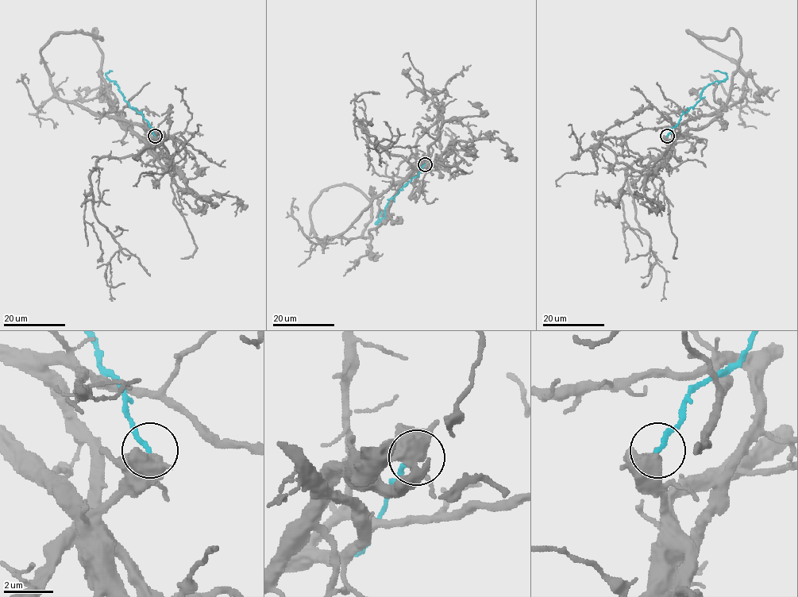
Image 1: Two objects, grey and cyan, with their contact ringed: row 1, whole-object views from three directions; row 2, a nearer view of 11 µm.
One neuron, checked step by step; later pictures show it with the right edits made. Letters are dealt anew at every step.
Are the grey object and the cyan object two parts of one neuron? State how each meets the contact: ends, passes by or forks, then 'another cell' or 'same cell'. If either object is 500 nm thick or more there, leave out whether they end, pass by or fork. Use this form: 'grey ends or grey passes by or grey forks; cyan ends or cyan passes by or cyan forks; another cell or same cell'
another cell

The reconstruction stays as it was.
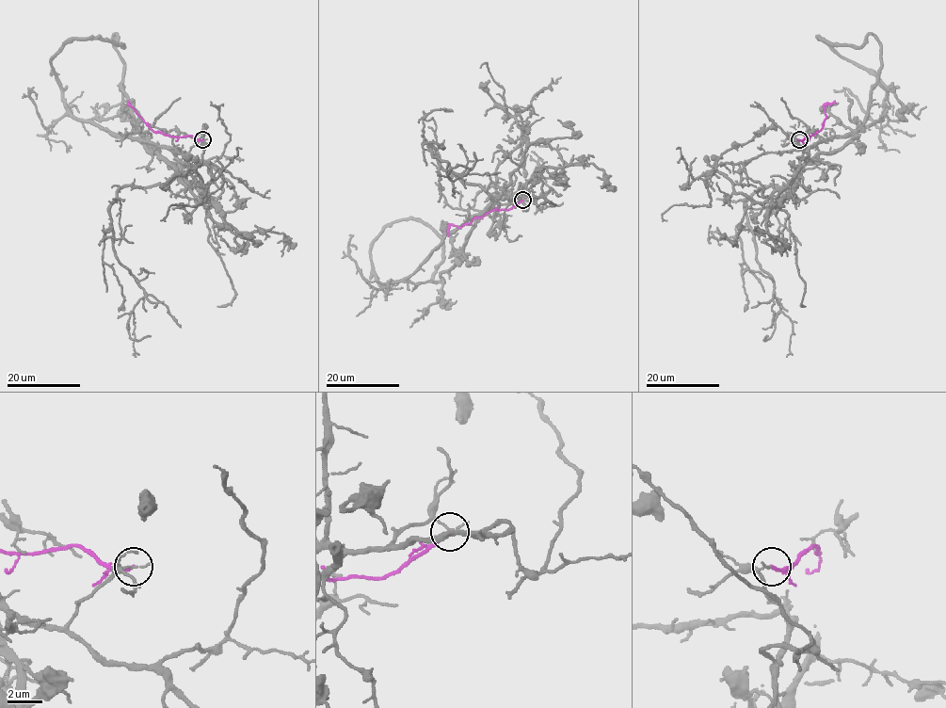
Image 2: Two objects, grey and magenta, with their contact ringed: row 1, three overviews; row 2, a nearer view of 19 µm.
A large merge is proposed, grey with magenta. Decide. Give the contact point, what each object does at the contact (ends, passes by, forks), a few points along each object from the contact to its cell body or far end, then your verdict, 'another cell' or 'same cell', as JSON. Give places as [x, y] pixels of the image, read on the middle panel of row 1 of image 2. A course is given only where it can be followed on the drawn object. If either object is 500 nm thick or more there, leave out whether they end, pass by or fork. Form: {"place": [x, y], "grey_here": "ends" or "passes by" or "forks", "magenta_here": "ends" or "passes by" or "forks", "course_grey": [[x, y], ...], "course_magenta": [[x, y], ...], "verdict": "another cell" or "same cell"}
{"place": [522, 200], "grey_here": "ends", "magenta_here": "ends", "course_grey": [[521, 200], [492, 209], [497, 202], [444, 169], [429, 146], [465, 175], [456, 187]], "course_magenta": [[521, 200], [509, 209], [492, 210], [461, 227], [450, 224], [449, 236]], "verdict": "another cell"}

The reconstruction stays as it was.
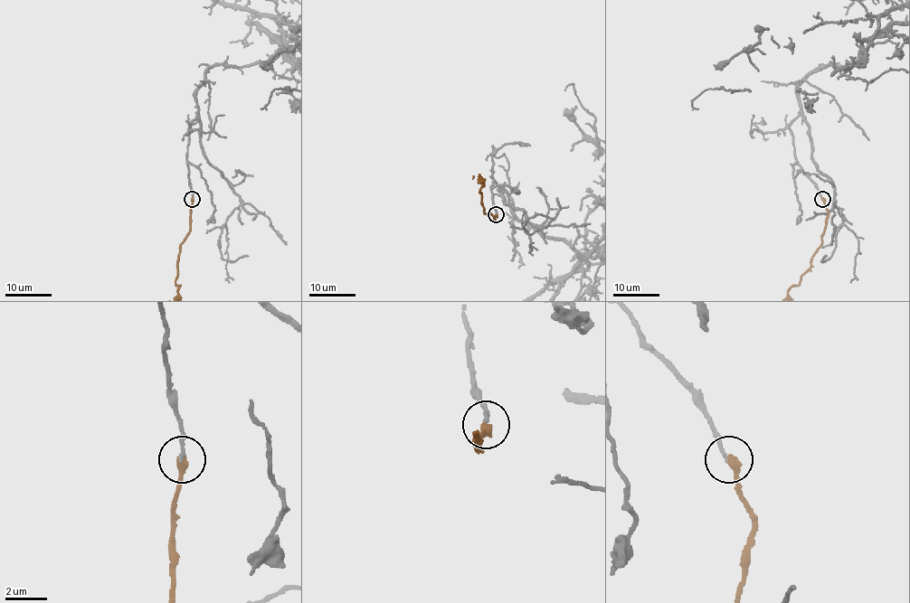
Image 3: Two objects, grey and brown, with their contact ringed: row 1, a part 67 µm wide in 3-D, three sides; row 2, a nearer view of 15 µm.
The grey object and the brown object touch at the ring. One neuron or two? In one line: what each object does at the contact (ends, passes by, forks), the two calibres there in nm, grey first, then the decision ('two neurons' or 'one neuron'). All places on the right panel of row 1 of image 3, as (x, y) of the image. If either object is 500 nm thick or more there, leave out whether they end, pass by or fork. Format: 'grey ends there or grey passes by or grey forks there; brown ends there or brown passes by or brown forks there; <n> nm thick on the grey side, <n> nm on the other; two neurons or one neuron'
grey ends there; brown ends there; 160 nm thick on the grey side, 400 nm on the other; one neuron

